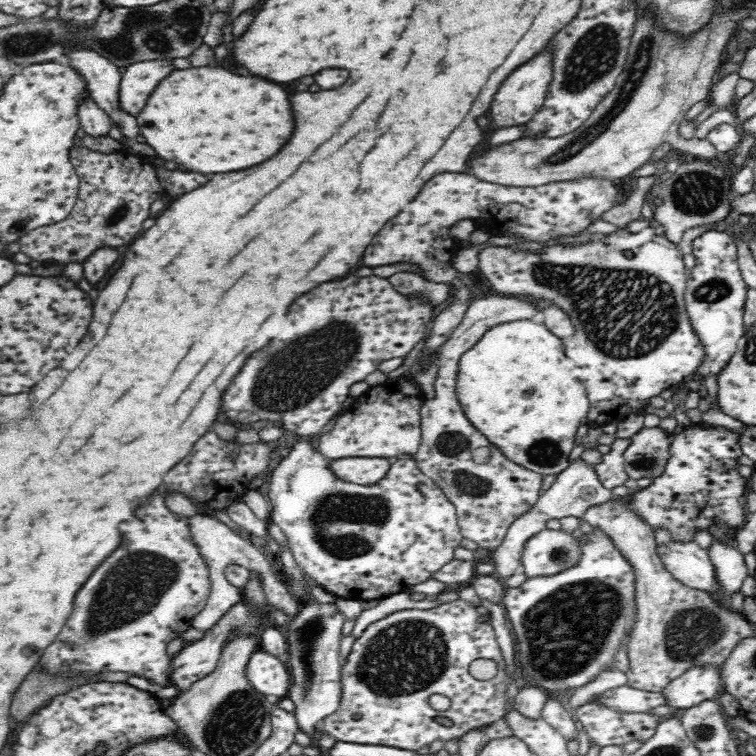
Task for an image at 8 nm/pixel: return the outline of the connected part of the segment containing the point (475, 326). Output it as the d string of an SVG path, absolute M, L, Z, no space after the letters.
M501 294L474 299L462 324L439 353L434 396L424 400L419 410L422 444L415 457L418 467L455 506L457 523L464 538L484 550L496 550L504 542L510 526L534 508L543 477L510 462L467 419L456 393L459 362L462 354L474 348L490 328L531 319L537 312L535 305L523 298Z

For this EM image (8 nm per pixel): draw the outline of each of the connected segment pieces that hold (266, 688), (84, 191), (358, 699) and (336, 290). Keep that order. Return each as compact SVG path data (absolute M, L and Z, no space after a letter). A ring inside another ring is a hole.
M260 649L250 656L246 674L250 685L270 700L288 698L293 684L289 667L268 651Z
M82 144L70 147L70 161L81 184L70 216L57 224L35 228L19 239L21 251L42 264L52 262L84 262L91 252L104 246L124 246L142 230L142 222L150 216L150 204L158 200L162 190L156 180L152 161L127 151L104 152Z
M458 599L447 604L440 605L430 609L418 609L410 608L400 611L395 611L386 617L372 622L363 632L359 639L356 639L352 645L350 655L347 659L347 663L342 666L341 670L341 686L342 686L342 698L340 700L340 706L338 710L333 714L330 714L321 724L318 726L318 731L328 733L336 740L346 741L347 743L353 742L356 744L374 744L374 745L388 745L393 748L405 749L406 751L415 752L422 748L430 747L432 742L436 740L442 740L442 742L448 742L448 740L462 739L468 732L476 731L477 729L484 729L490 727L490 725L500 719L504 719L507 711L505 710L507 700L505 698L506 689L509 685L508 671L506 669L506 663L502 657L500 647L496 642L494 628L492 627L492 620L489 614L480 615L476 611L473 603L464 601L464 599ZM479 656L485 657L488 660L496 662L498 667L498 676L492 678L492 680L478 680L470 674L470 664L473 660L478 660ZM433 694L439 694L449 698L452 702L449 710L444 712L438 712L434 710L429 704L429 698ZM443 716L449 718L454 726L451 728L445 728L435 722L435 717Z
M346 276L344 280L328 282L314 292L308 292L290 308L286 318L286 328L278 340L272 340L262 352L256 352L242 374L236 376L230 392L226 392L226 404L222 412L232 420L251 426L258 420L271 420L290 432L301 436L321 433L323 426L341 410L350 395L350 386L363 381L368 374L378 370L378 366L392 358L404 358L414 350L430 329L437 311L419 304L415 298L406 298L389 282L380 276Z

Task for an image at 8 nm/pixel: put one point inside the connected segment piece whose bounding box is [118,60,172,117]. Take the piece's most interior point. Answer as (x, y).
(139, 79)

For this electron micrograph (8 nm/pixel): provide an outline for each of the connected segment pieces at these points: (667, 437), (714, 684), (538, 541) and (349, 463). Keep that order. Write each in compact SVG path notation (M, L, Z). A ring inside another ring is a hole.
M658 426L644 427L630 439L623 453L625 470L632 479L656 479L666 470L673 433Z
M700 663L672 680L662 690L668 698L668 705L673 706L673 714L692 708L706 700L713 700L722 691L721 669L716 663Z
M542 529L531 536L521 554L521 569L527 578L556 576L578 566L582 558L580 539L564 529Z
M342 458L332 460L332 471L340 480L361 486L375 486L381 482L393 464L393 459L374 458Z

